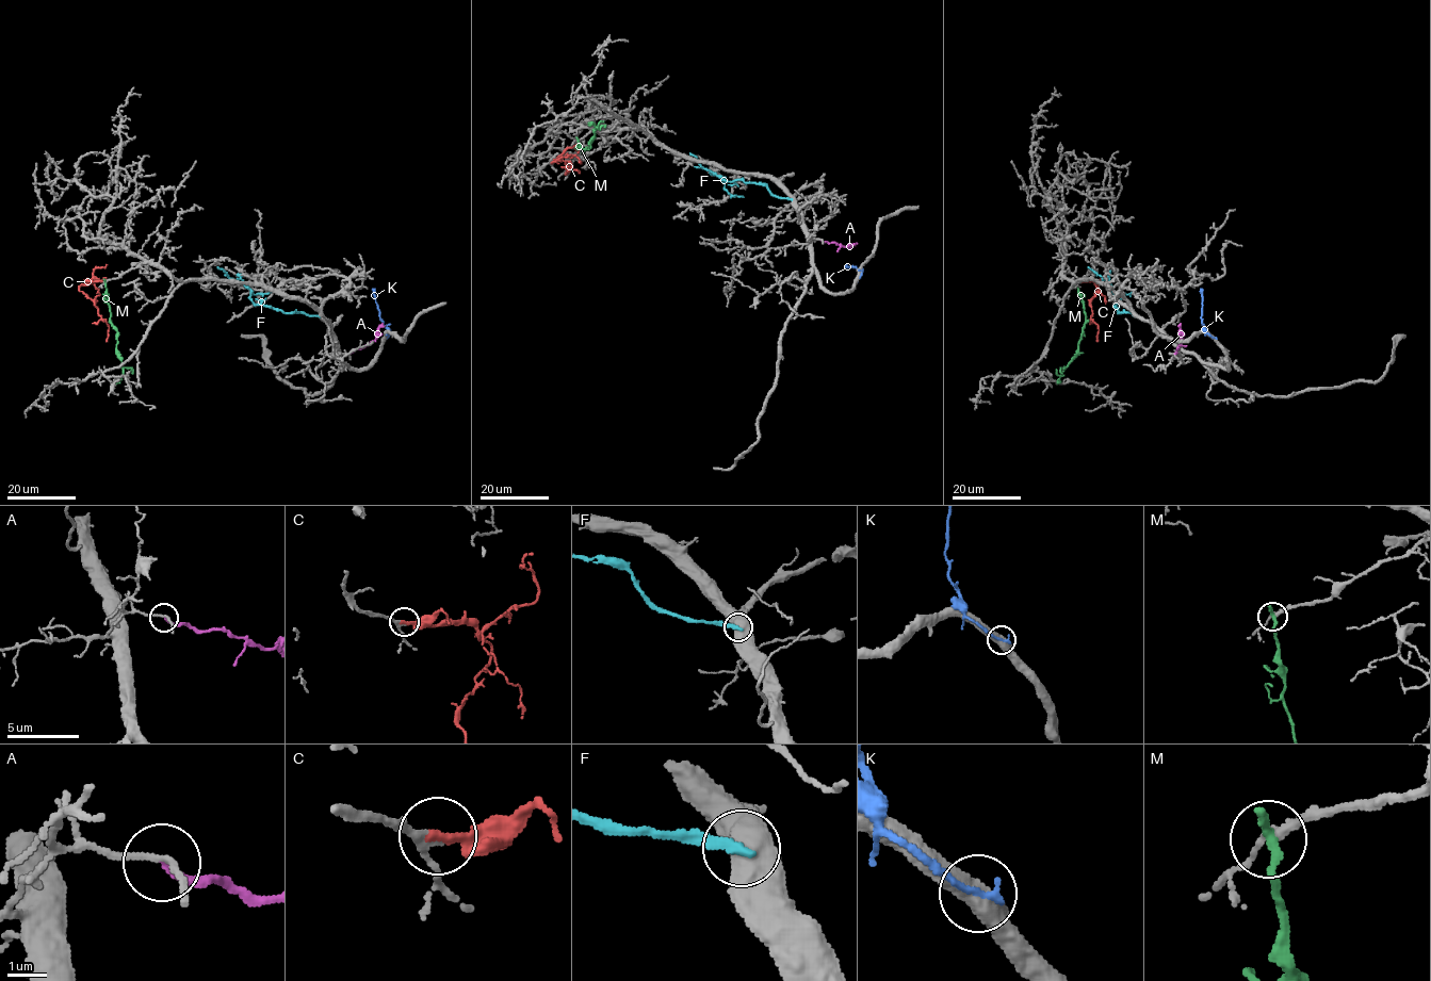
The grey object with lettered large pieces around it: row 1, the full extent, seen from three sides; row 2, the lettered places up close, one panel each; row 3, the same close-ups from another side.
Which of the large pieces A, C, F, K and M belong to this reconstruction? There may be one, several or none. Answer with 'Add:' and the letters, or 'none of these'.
Add: C

